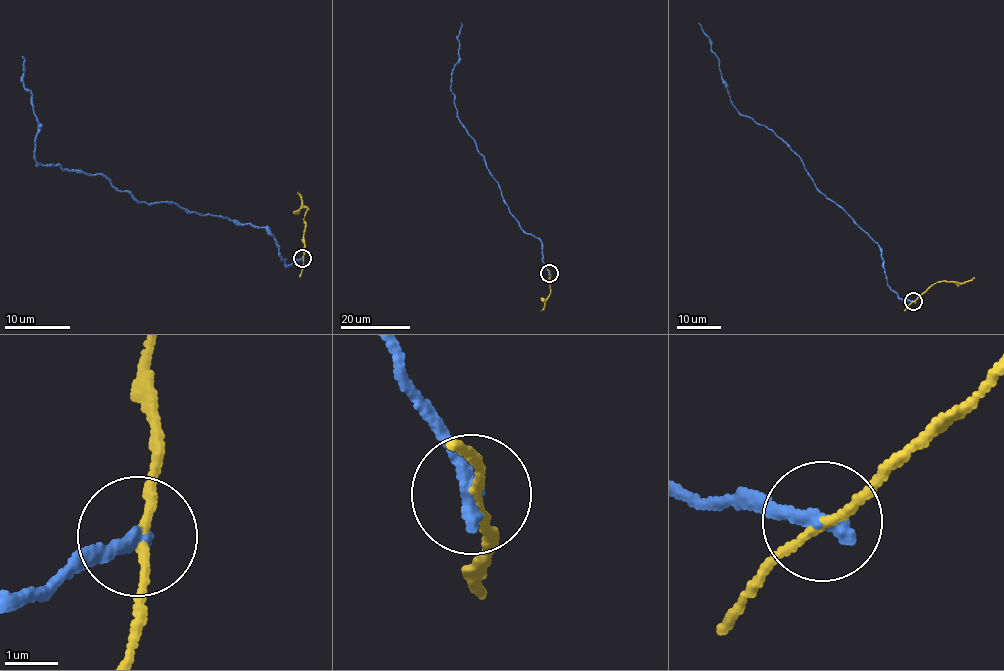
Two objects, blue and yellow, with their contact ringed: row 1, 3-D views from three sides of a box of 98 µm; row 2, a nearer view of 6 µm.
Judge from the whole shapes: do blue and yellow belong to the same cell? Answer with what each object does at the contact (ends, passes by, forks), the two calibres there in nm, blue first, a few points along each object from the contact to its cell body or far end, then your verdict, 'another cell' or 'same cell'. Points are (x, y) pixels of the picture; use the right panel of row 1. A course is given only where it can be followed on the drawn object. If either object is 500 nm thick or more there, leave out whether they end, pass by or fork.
blue ends there; yellow passes by; 340 nm thick on the blue side, 150 nm on the other; blue runs (913, 301), (901, 299), (888, 284), (877, 244), (826, 198), (798, 155), (731, 103), (719, 59), (698, 22); yellow runs (913, 301), (938, 282), (960, 283), (974, 278); another cell

